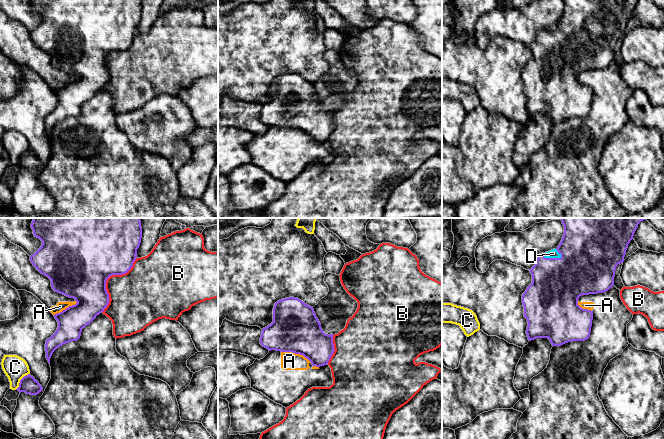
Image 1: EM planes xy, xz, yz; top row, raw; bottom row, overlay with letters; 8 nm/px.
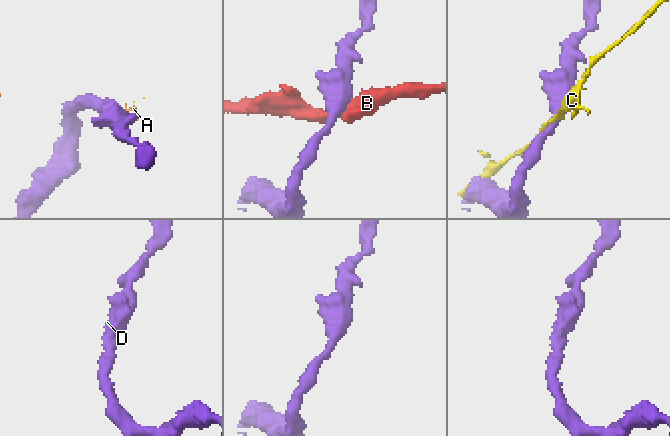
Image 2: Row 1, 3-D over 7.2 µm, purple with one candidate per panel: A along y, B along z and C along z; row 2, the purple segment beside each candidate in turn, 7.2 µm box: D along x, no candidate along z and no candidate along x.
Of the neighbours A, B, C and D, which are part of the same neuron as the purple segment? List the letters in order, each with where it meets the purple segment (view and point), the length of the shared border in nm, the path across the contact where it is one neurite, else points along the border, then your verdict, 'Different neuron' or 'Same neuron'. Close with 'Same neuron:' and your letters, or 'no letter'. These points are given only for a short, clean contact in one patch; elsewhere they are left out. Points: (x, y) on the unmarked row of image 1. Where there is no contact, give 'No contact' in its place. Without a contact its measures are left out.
A: Touches purple at xz (296, 129). Shared border 260 nm. Different neuron
B: Touches purple at xy (107, 54). Shared border 550 nm. Different neuron
C: Touches purple at xy (20, 156). Shared border 180 nm. Different neuron
D: Touches purple at yz (551, 34). Shared border 160 nm. Path across: yz (557, 59), (551, 34), (553, 29). Same neuron
Same neuron: D

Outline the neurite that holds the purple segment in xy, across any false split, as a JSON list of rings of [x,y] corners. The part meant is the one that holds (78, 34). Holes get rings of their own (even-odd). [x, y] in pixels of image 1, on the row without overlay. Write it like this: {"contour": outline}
{"contour": [[[31,0],[31,4],[34,12],[42,17],[41,23],[30,32],[31,39],[51,56],[55,68],[74,74],[77,78],[54,91],[58,104],[45,120],[46,134],[50,140],[53,128],[63,120],[77,117],[82,105],[107,83],[110,75],[106,57],[110,52],[126,50],[132,44],[141,19],[142,3],[141,0]]]}

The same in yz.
{"contour": [[[563,0],[564,10],[556,25],[538,31],[536,40],[529,46],[532,59],[522,71],[524,93],[528,102],[528,116],[548,114],[552,122],[561,122],[568,118],[585,117],[589,114],[593,96],[593,87],[578,81],[582,71],[608,67],[614,62],[615,46],[623,39],[628,20],[633,15],[638,0]]]}

